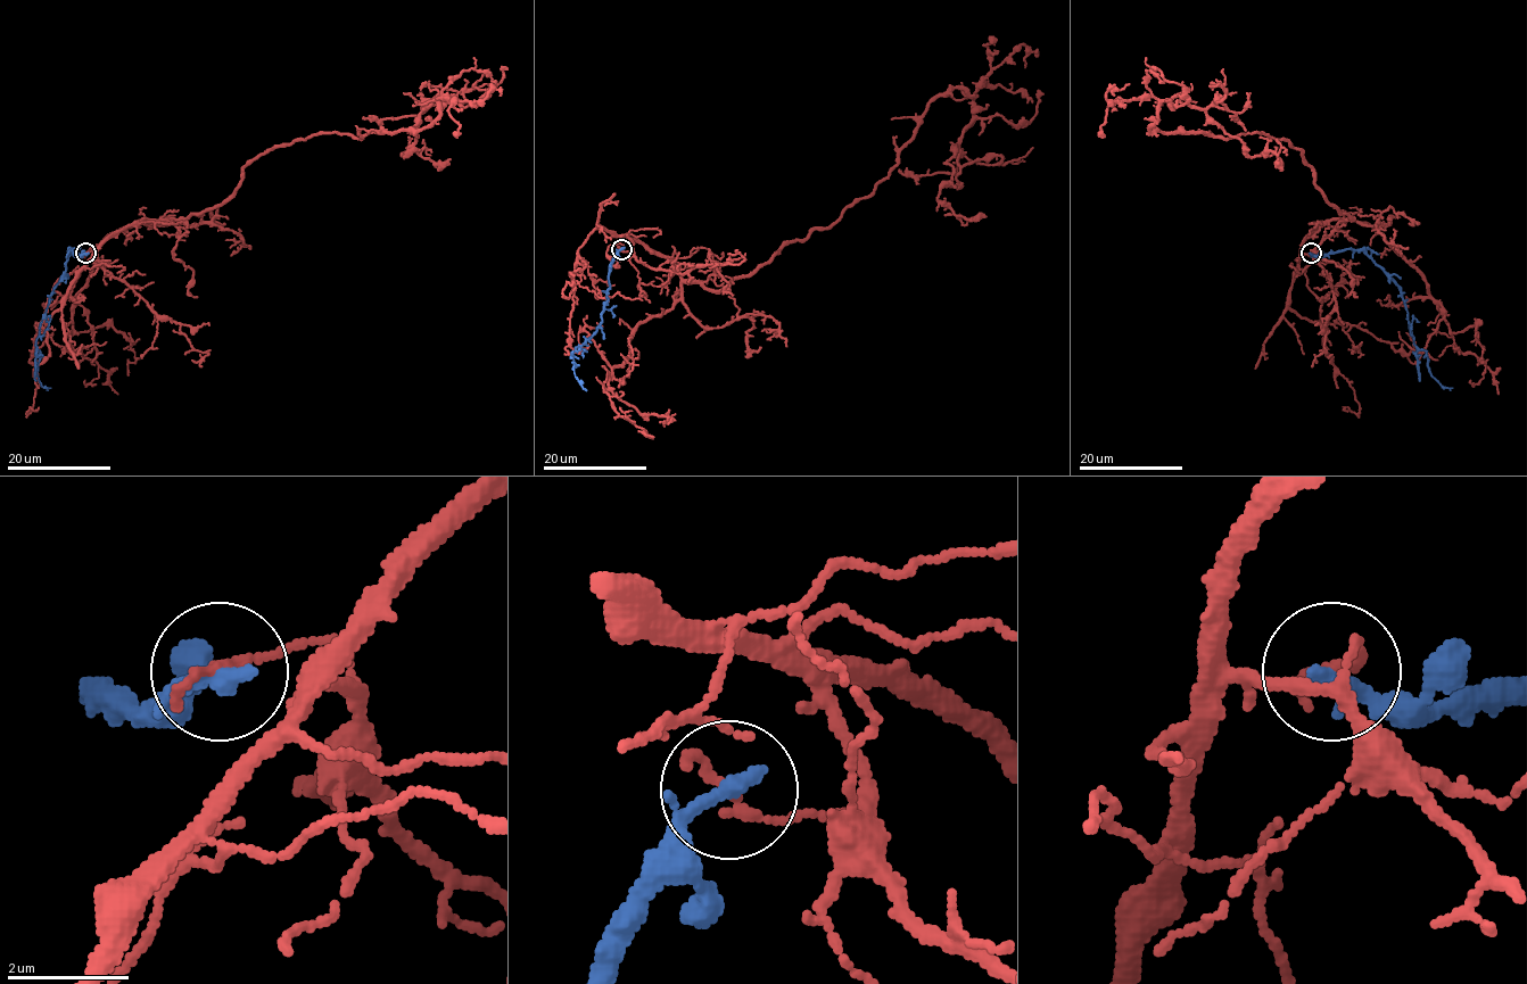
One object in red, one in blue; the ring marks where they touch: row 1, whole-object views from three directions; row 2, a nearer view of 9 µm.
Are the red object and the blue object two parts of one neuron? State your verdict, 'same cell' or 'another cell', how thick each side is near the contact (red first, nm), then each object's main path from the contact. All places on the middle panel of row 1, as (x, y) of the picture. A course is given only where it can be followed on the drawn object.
another cell; calibres 190 and 240 nm; course red (621, 249), (640, 240), (724, 289), (871, 195), (954, 89), (975, 96), (973, 120), (938, 199), (985, 217); course blue (621, 249), (608, 275), (600, 325), (571, 352), (577, 365), (575, 375), (586, 390)

